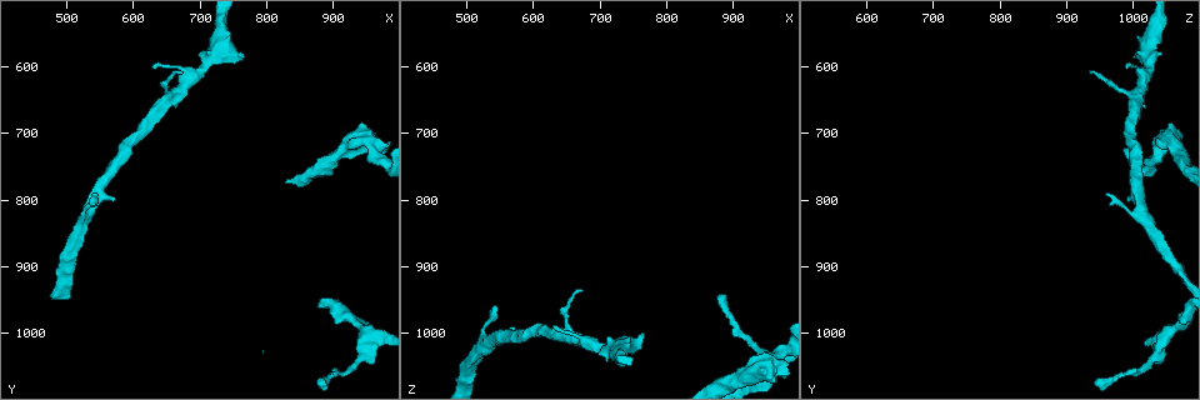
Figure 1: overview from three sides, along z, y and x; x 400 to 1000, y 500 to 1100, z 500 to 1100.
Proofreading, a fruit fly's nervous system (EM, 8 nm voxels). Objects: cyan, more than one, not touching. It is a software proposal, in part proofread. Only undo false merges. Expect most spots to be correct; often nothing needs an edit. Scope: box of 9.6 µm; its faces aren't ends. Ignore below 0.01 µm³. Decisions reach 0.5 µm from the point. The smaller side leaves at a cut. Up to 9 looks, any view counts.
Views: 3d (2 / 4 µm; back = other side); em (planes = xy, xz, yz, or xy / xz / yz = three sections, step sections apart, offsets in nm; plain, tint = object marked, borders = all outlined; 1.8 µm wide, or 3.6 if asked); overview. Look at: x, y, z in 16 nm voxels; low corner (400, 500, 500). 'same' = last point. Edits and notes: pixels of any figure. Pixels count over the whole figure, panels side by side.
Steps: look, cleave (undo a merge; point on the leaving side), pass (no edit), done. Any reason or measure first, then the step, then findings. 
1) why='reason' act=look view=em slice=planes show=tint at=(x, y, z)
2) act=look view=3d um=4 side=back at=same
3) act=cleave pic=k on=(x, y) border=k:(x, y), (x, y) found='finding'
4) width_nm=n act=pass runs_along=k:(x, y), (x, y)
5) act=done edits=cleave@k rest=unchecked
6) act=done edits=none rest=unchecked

why='branch point' act=look view=em slice=xy step=16 show=tint at=(955, 1020, 1040)

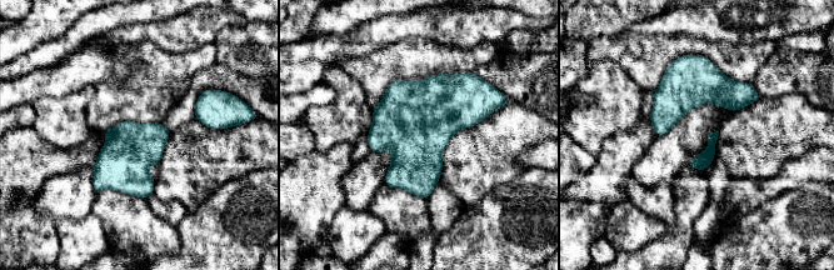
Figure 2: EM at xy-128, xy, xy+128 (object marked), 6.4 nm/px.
act=pass found='one cell here'

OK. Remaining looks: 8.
why='a fork' act=look view=em um=3.6 slice=planes show=tint at=(950, 705, 1050)

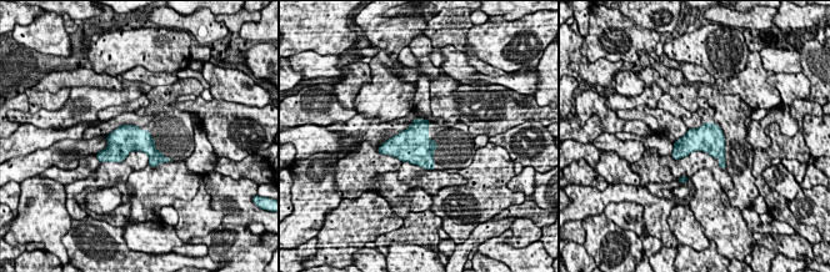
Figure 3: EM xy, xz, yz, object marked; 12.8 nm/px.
act=pass found='continuous, no second cell'

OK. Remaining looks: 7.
why='branch point' act=look view=3d um=4 side=back at=(655, 645, 1010)

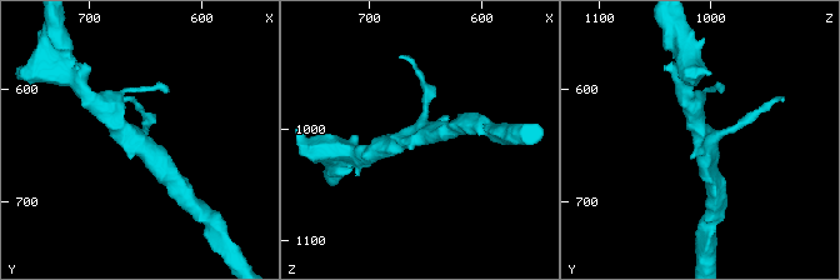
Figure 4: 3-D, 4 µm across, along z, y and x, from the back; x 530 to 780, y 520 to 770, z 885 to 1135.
act=look view=em slice=planes show=plain at=(658, 642, 1008)

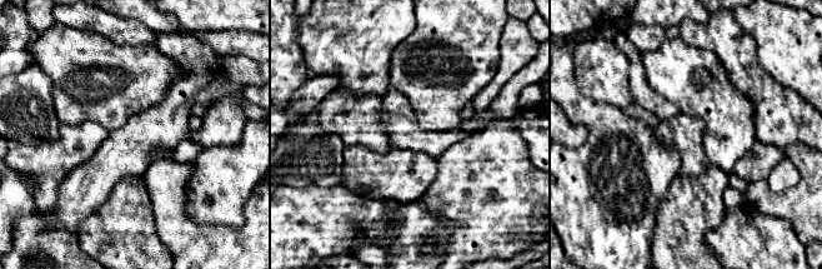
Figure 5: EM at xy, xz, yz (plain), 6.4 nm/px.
act=look view=em slice=planes show=tint at=same

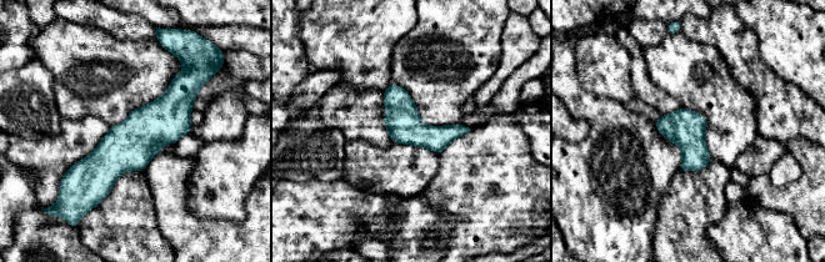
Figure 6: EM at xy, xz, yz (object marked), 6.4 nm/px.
width_nm=220 act=pass runs_along=6:(181, 76), (180, 96), (93, 195) found='all the same cell'

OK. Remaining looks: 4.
why='calibre changes' act=look view=em slice=yz step=4 show=tint at=(530, 825, 1015)

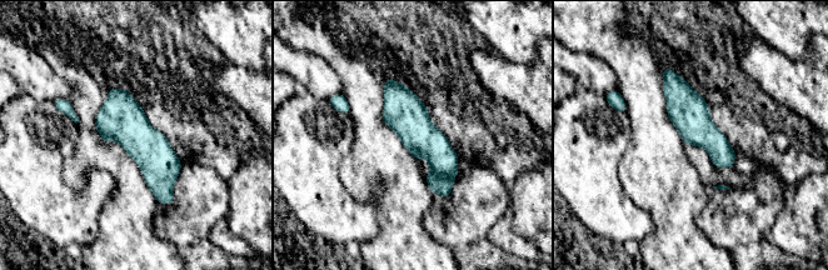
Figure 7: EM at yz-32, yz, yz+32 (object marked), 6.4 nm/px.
act=pass runs_along=7:(389, 81), (440, 155), (445, 194) found='continuous, no second cell'

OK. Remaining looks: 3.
act=done edits=none rest=unchecked

